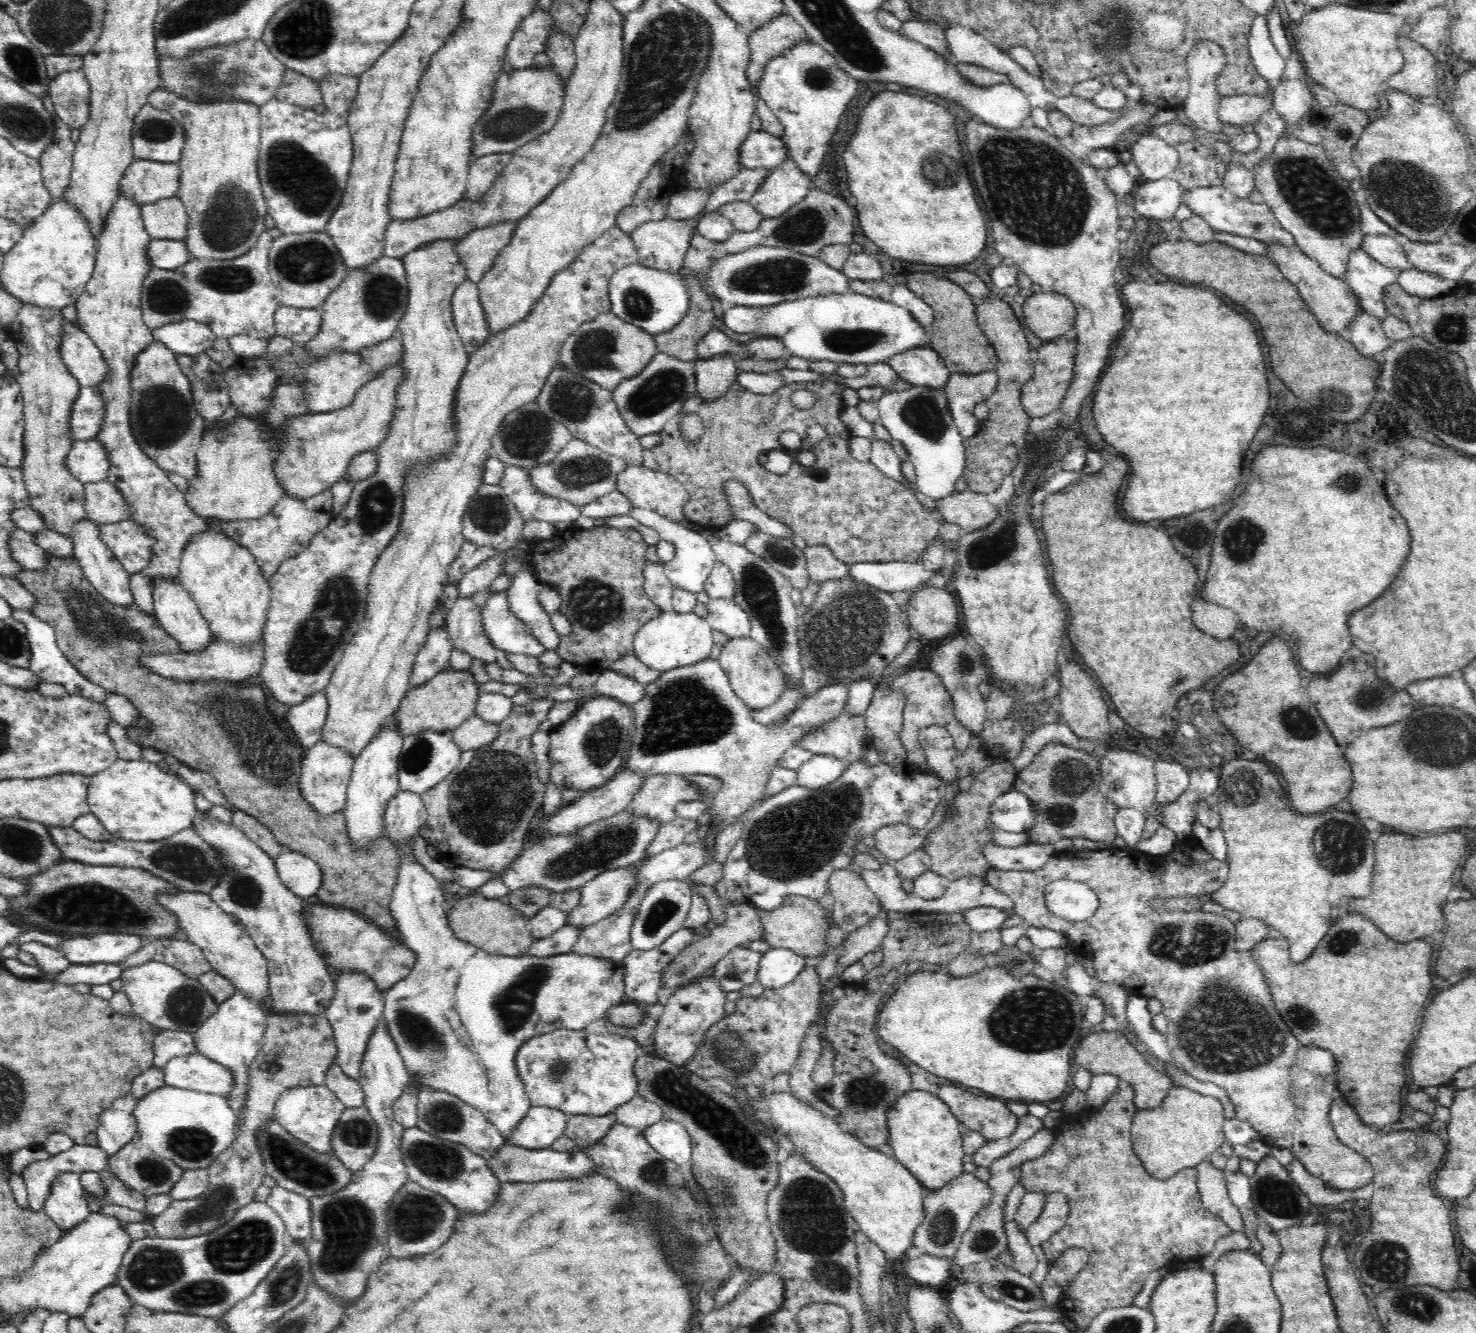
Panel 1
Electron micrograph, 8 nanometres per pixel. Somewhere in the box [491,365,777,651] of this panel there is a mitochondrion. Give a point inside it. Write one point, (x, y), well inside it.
(593, 604)

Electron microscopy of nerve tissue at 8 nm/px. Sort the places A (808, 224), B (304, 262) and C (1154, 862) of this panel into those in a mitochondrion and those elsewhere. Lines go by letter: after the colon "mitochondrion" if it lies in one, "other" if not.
A: mitochondrion
B: mitochondrion
C: other

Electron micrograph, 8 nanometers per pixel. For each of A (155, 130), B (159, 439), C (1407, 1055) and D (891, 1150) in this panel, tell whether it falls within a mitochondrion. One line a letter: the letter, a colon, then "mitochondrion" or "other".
A: mitochondrion
B: mitochondrion
C: other
D: other

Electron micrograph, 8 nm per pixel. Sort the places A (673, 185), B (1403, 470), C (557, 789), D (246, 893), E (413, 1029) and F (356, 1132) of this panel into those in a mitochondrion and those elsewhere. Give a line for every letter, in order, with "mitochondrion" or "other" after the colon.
A: other
B: other
C: other
D: mitochondrion
E: mitochondrion
F: mitochondrion

